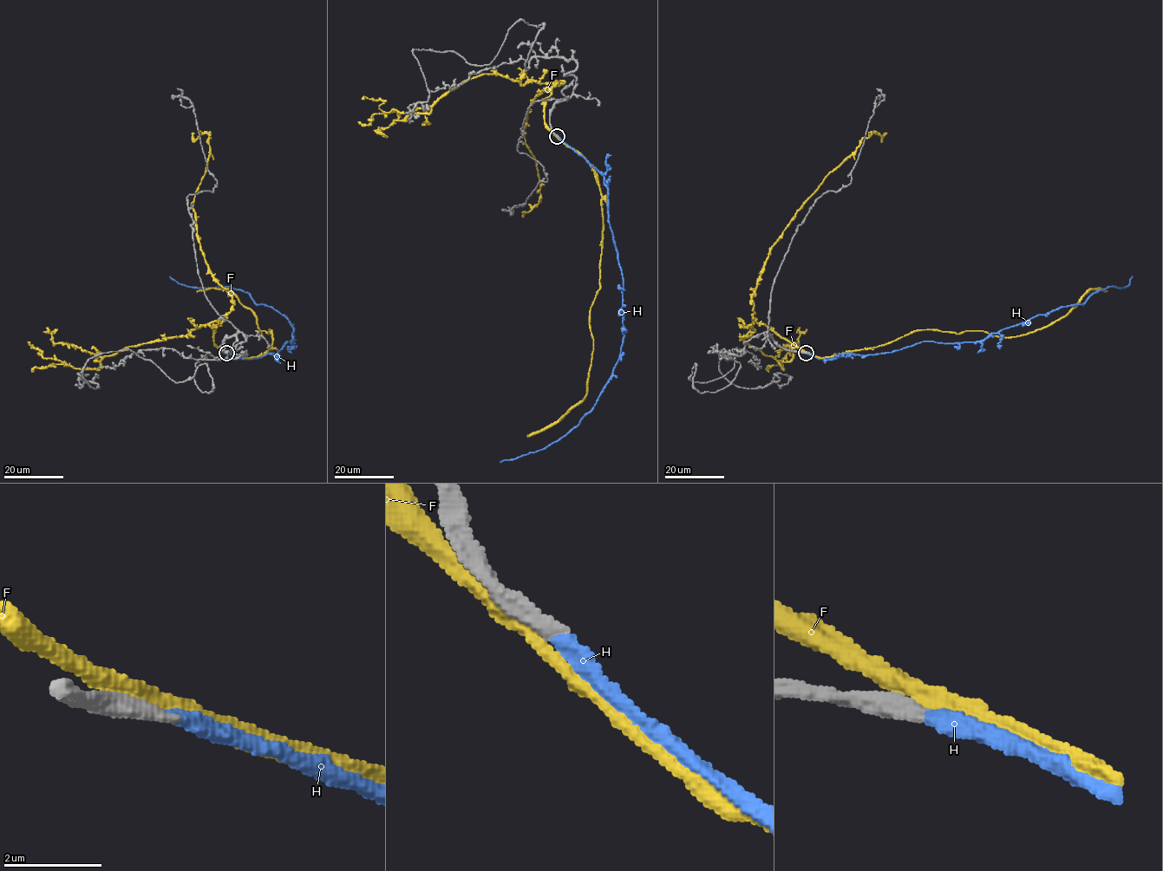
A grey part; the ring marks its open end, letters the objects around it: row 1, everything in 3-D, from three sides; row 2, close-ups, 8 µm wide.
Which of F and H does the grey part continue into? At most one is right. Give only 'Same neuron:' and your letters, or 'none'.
Same neuron: H

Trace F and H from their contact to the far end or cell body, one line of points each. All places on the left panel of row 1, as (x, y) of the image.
F: (225, 352), (258, 357), (271, 348), (272, 332), (260, 331), (260, 337), (257, 316), (228, 289), (197, 292)
H: (227, 354), (277, 354), (292, 343), (293, 328), (245, 292), (189, 287), (169, 276)

